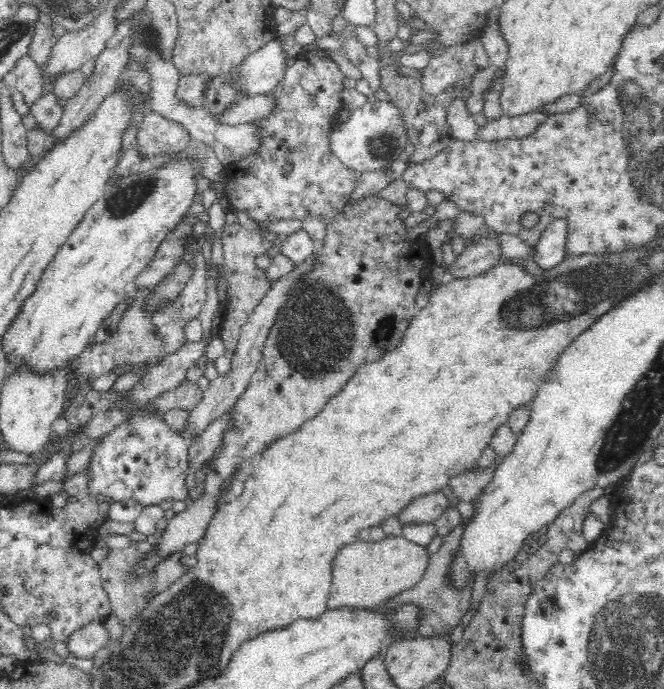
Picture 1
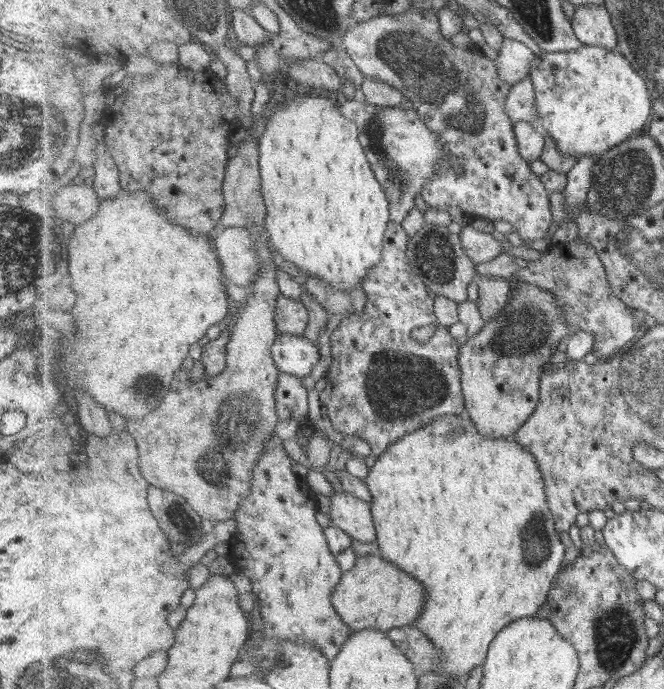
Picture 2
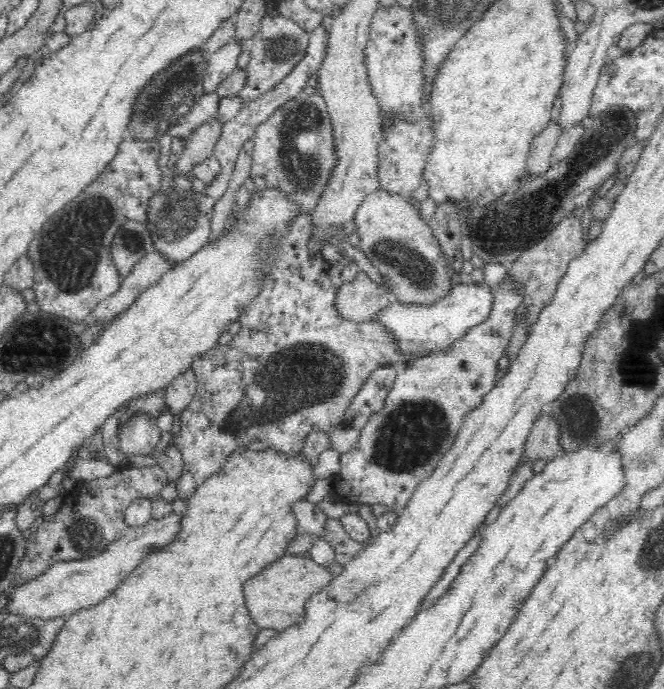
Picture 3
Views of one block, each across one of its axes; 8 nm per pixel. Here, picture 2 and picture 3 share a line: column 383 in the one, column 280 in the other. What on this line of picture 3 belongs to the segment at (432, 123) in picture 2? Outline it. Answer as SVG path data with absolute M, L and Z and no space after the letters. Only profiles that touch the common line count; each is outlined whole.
M266 15L262 18L259 32L253 37L251 60L246 70L246 84L239 97L243 105L258 99L262 94L274 89L276 84L286 77L295 65L305 56L309 44L309 33L289 18Z

